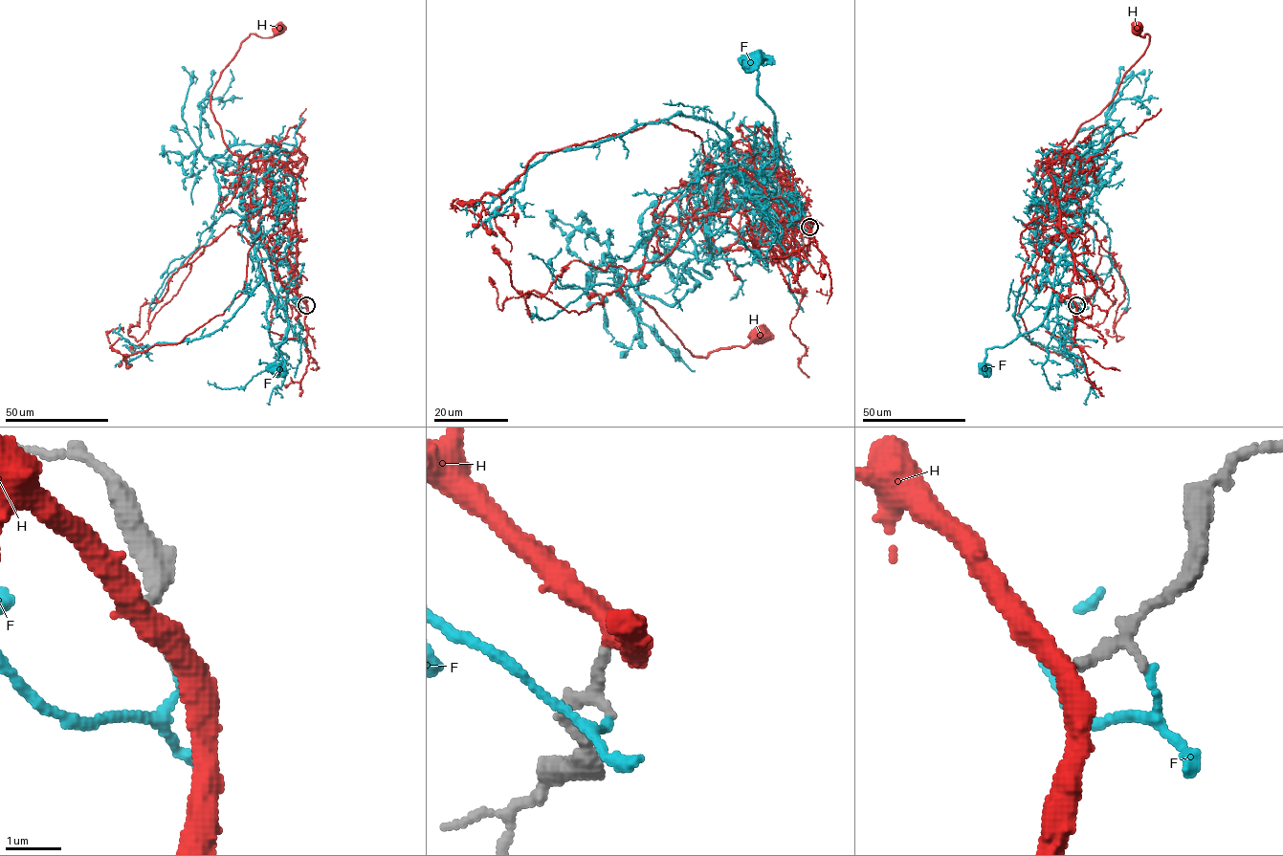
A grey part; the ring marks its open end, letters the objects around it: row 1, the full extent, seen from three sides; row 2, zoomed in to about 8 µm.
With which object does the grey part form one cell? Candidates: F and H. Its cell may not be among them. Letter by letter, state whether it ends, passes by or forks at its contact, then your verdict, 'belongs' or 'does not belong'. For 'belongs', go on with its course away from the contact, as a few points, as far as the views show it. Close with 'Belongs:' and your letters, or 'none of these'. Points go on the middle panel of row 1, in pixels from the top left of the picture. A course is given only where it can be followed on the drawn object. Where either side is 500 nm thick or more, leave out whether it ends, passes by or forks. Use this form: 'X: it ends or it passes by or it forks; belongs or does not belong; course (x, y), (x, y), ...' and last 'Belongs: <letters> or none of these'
F: it passes by; does not belong
H: it passes by; belongs; course (808, 226), (792, 222), (780, 177), (718, 174), (650, 238), (637, 295), (694, 356), (762, 335)
Belongs: H

